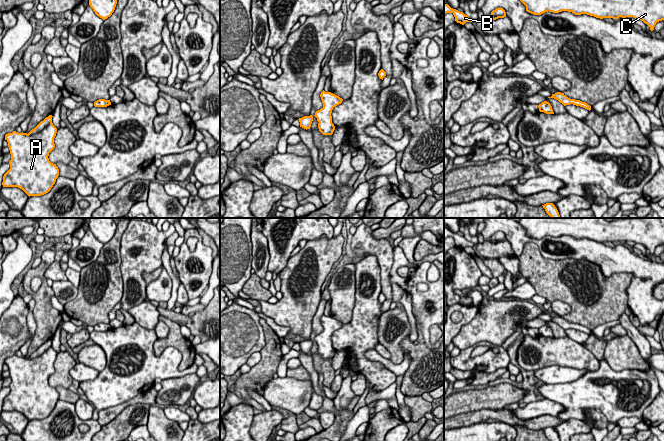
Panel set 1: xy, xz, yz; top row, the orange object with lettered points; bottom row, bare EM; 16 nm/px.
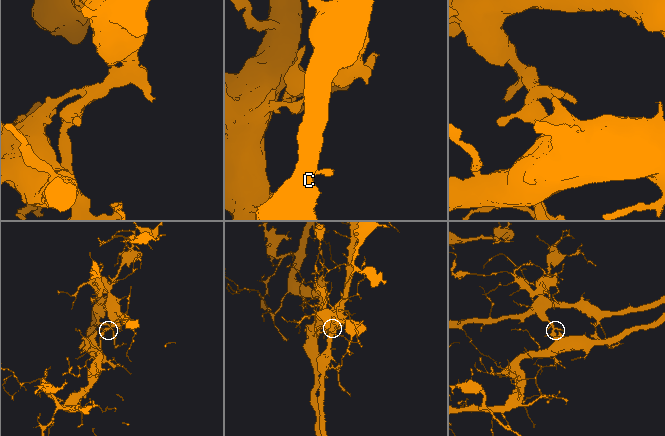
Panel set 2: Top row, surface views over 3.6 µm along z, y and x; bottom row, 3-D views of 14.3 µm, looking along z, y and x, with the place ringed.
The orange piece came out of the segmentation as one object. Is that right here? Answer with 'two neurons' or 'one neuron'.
two neurons

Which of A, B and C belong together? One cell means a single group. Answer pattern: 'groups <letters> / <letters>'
groups A / B C

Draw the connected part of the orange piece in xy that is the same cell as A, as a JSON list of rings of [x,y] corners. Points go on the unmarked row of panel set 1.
[[[52,339],[46,341],[27,357],[13,355],[5,359],[11,378],[10,393],[3,400],[3,411],[18,411],[29,421],[48,417],[59,400],[56,388],[49,385],[49,377],[55,372],[54,362],[57,352],[52,347]]]

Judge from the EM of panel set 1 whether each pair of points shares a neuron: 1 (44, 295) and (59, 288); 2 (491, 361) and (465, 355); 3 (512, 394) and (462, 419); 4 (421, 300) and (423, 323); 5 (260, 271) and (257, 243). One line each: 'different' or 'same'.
1: different
2: same
3: different
4: same
5: same

